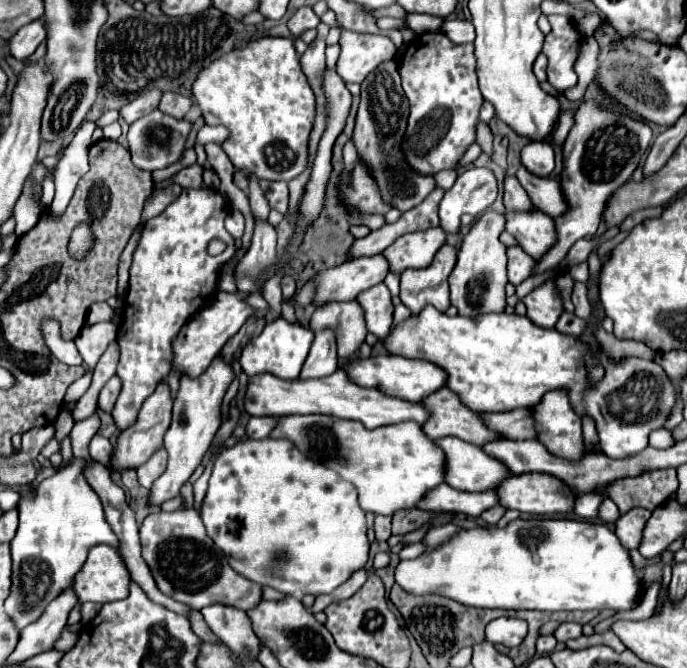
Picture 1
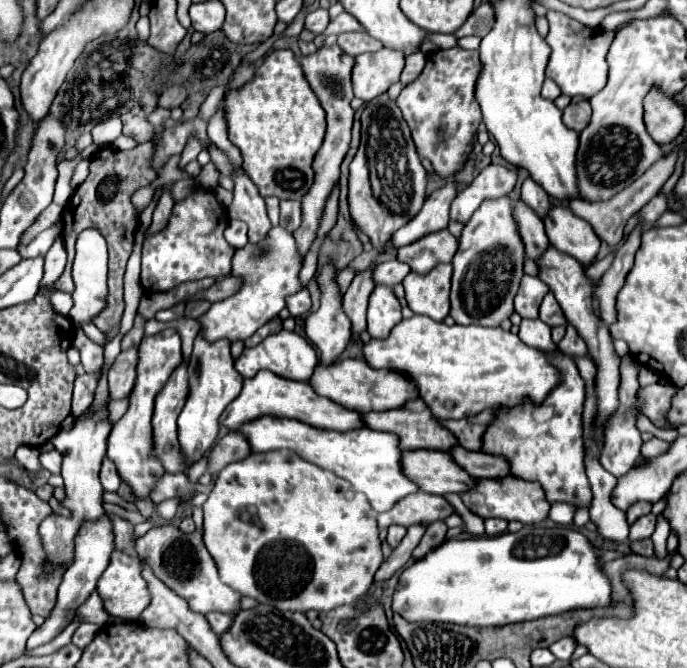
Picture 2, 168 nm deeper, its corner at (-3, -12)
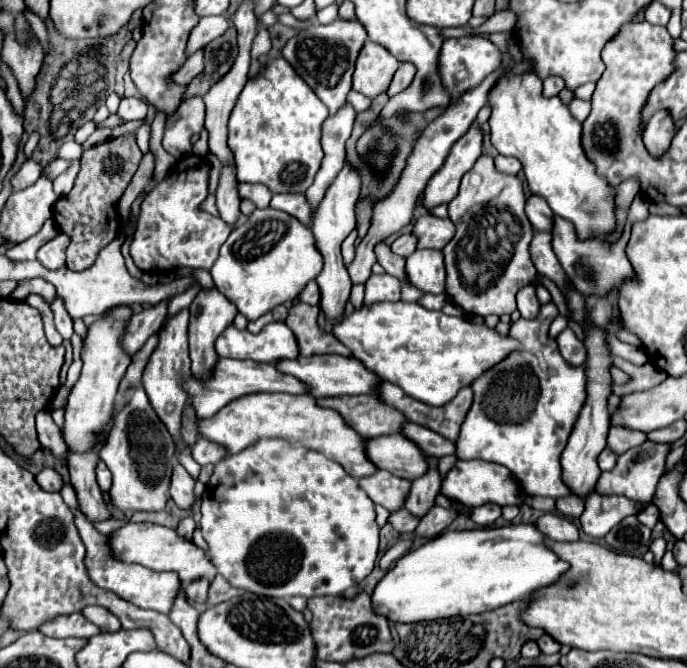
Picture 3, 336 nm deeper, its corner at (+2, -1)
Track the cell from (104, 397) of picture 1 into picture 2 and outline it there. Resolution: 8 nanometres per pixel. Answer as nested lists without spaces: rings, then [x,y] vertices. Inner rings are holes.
[[[136,348],[120,352],[116,362],[110,368],[108,382],[110,382],[110,398],[126,398],[134,388],[134,364],[136,364]]]

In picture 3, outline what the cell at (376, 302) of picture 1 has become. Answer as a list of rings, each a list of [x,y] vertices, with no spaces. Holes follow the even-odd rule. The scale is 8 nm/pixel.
[[[387,273],[371,275],[365,283],[365,303],[373,305],[379,301],[399,301],[401,299],[401,281]]]

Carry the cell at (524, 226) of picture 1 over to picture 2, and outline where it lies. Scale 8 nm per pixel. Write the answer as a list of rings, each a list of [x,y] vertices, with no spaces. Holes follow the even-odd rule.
[[[548,246],[542,256],[538,256],[536,260],[538,264],[538,278],[544,280],[552,294],[556,296],[558,304],[562,306],[566,318],[570,324],[574,324],[578,328],[578,334],[586,340],[588,344],[588,352],[590,356],[596,360],[598,364],[598,374],[596,374],[596,392],[598,392],[598,416],[596,416],[596,438],[602,440],[602,424],[608,416],[612,416],[618,408],[618,384],[620,384],[620,356],[614,352],[612,346],[612,338],[608,332],[608,326],[602,324],[602,320],[598,320],[594,316],[592,310],[592,282],[584,276],[584,268],[580,266],[578,260],[574,260],[568,254],[562,254],[560,250],[554,250],[552,246]]]

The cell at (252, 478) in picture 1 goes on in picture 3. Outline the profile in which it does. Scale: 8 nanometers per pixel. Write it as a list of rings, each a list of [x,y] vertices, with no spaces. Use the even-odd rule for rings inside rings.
[[[261,439],[255,445],[245,447],[241,453],[237,455],[227,455],[221,459],[221,463],[215,465],[215,471],[209,479],[207,491],[201,497],[201,533],[209,545],[209,555],[213,565],[217,567],[217,571],[233,585],[257,595],[265,595],[265,597],[281,597],[281,599],[289,599],[295,595],[303,595],[303,597],[317,597],[317,595],[337,595],[347,591],[349,587],[361,583],[375,567],[377,561],[377,553],[379,553],[379,525],[375,521],[375,505],[373,501],[367,497],[367,493],[359,487],[357,479],[349,477],[341,465],[337,465],[335,461],[329,461],[325,455],[321,453],[313,453],[309,449],[295,449],[289,447],[285,441],[269,441],[269,439]]]

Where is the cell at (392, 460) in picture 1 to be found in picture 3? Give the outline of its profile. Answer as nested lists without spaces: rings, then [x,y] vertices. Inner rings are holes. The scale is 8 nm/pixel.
[[[251,393],[247,397],[239,397],[237,401],[231,401],[229,405],[225,405],[221,411],[217,411],[213,417],[209,419],[197,419],[197,433],[201,437],[205,437],[207,441],[213,441],[217,445],[221,445],[227,453],[239,453],[241,449],[253,445],[259,439],[283,439],[293,447],[305,447],[305,449],[313,449],[323,453],[325,457],[337,461],[351,477],[361,479],[371,475],[373,471],[377,471],[377,467],[373,467],[367,457],[365,457],[365,443],[363,437],[357,435],[355,429],[349,429],[349,425],[345,425],[345,421],[341,419],[341,415],[333,409],[323,409],[319,407],[313,397],[309,395],[299,395],[293,397],[289,393]]]

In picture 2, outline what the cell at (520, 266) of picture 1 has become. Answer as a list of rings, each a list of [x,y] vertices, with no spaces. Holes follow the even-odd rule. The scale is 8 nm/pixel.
[[[524,274],[520,280],[520,288],[518,294],[514,298],[514,308],[522,318],[538,318],[538,308],[542,298],[546,296],[548,286],[536,278],[536,276],[528,276]]]

